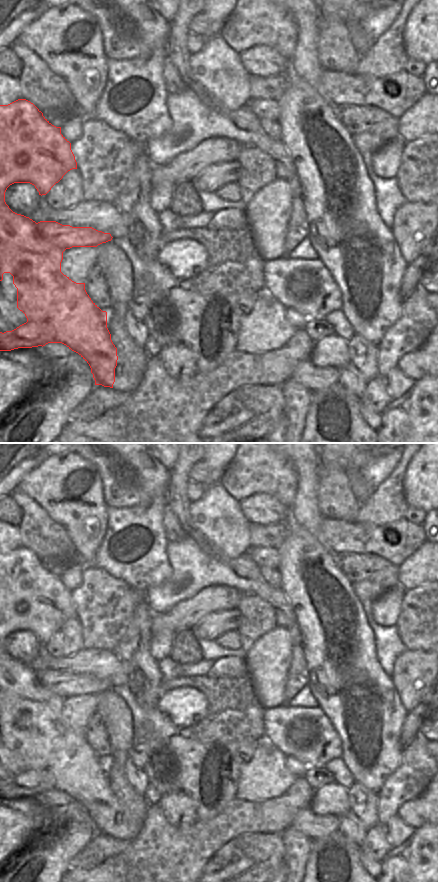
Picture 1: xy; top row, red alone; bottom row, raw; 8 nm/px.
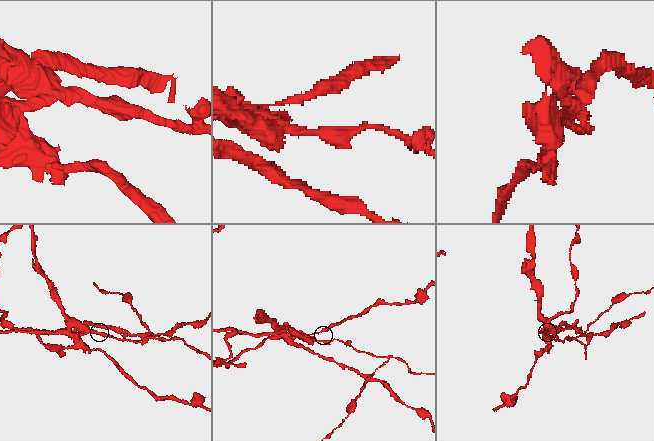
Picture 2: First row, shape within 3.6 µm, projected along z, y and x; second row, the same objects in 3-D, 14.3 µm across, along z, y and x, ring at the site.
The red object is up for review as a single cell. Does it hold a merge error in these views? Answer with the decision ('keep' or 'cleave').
cleave

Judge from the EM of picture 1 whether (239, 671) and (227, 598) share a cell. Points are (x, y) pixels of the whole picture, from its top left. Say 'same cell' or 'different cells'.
different cells

